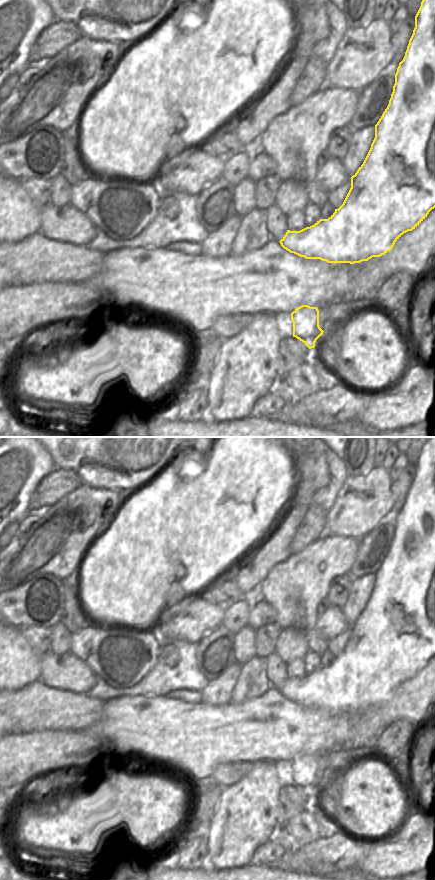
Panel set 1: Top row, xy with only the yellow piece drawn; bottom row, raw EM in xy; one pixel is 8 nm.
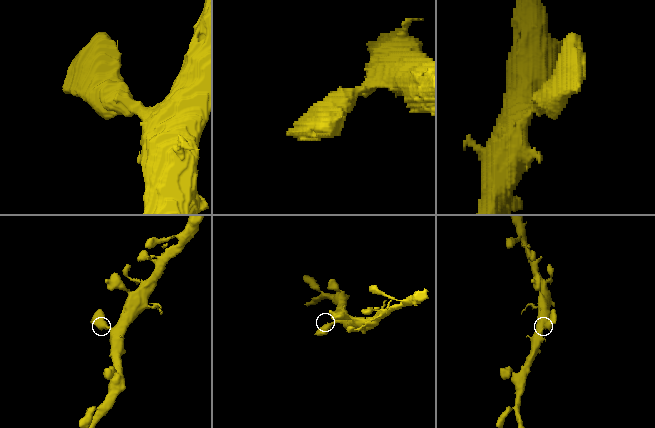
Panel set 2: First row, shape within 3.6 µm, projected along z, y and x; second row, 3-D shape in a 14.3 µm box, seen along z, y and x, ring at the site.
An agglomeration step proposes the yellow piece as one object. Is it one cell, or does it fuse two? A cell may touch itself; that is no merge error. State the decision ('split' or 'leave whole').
leave whole

